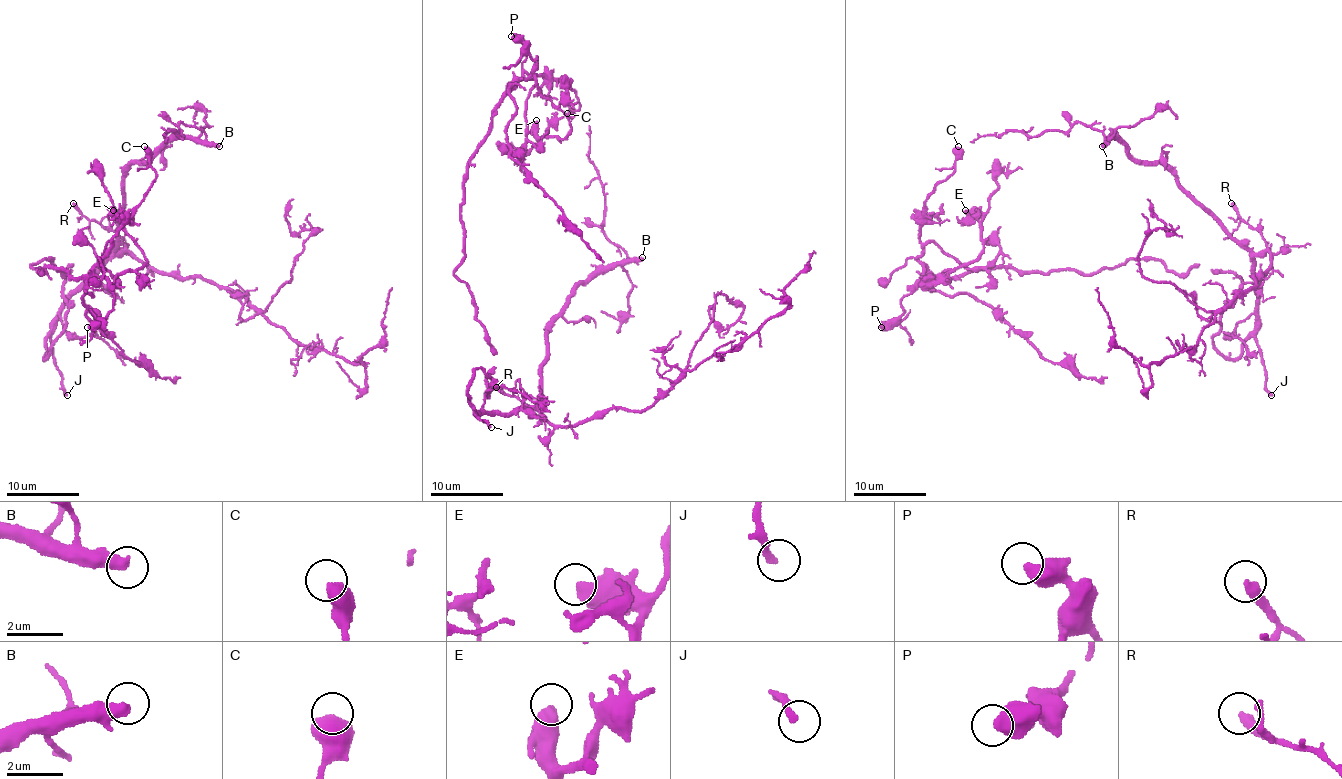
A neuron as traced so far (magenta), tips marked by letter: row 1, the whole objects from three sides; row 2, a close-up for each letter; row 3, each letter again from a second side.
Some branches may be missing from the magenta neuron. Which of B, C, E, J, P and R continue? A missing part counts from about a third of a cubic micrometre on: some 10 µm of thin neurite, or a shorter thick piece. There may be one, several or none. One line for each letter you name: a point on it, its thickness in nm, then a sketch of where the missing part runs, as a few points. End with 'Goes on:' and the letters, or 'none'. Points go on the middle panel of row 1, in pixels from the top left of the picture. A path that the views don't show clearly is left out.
B: (642, 257) | 480 nm
J: (491, 427) | 280 nm
Goes on: B, J

